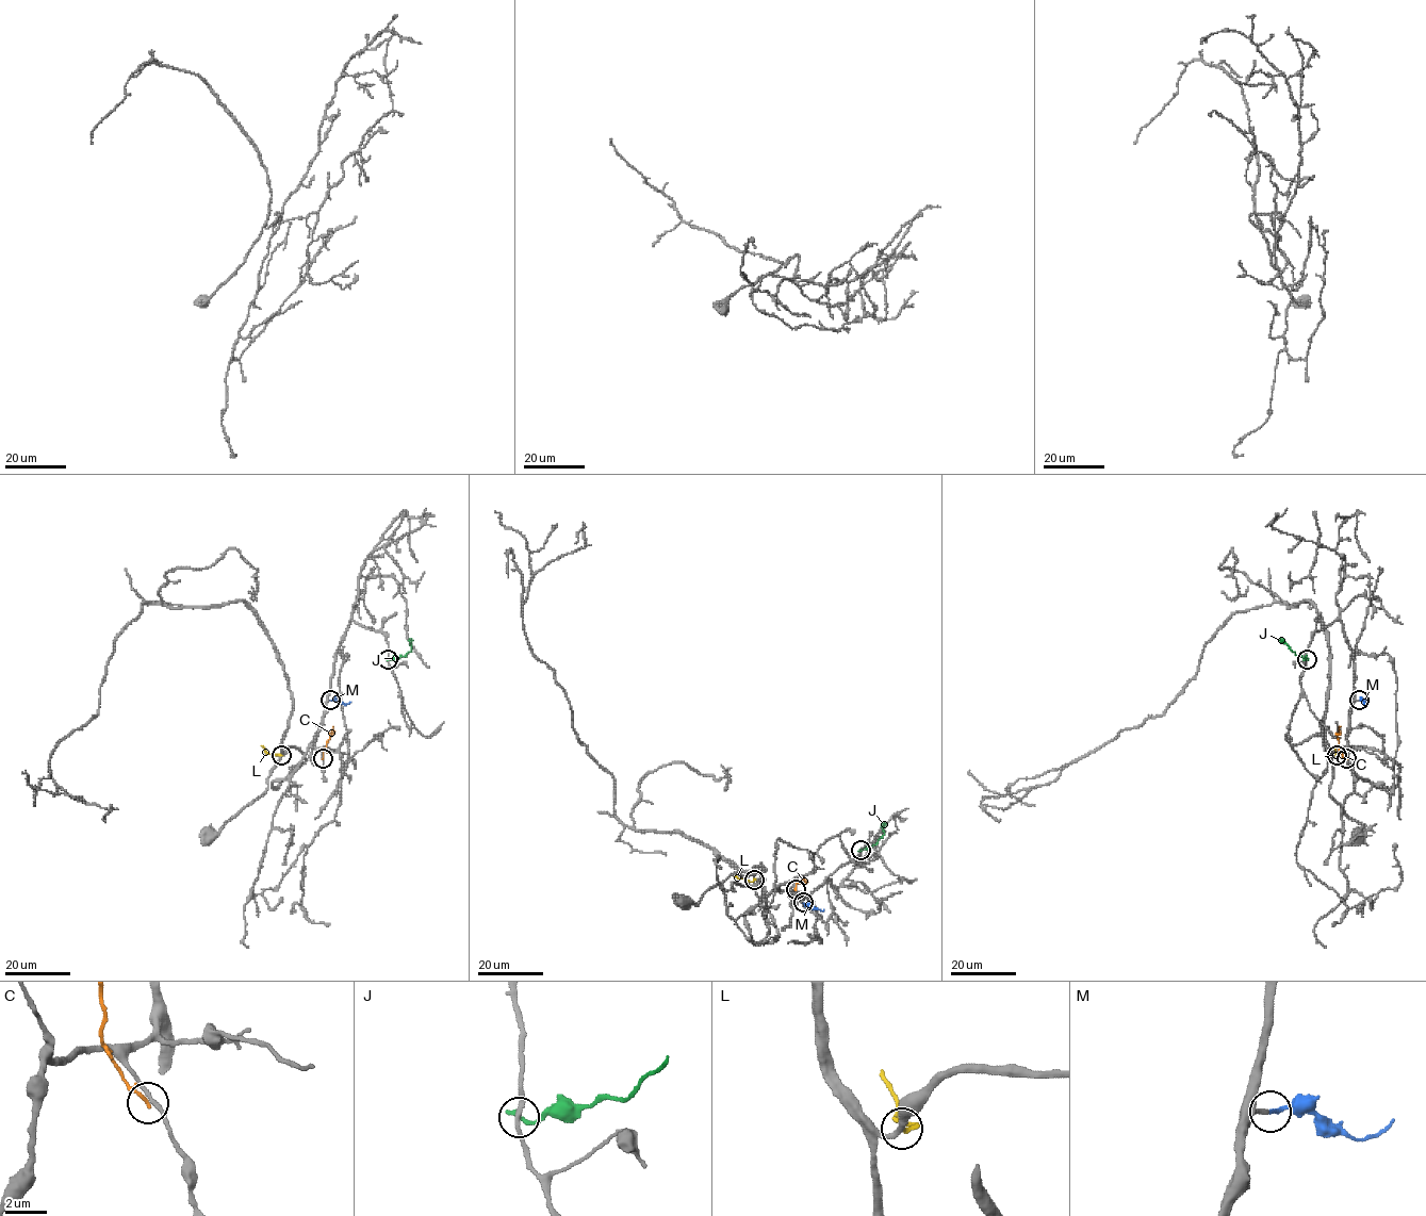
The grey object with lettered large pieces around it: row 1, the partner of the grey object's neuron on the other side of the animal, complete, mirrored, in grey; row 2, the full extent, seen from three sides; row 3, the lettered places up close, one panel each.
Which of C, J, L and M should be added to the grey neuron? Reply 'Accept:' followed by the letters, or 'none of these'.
Accept: M

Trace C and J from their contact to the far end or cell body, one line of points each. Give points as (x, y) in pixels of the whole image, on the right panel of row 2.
C: (1345, 758), (1339, 749), (1340, 726)
J: (1307, 659), (1279, 640)

